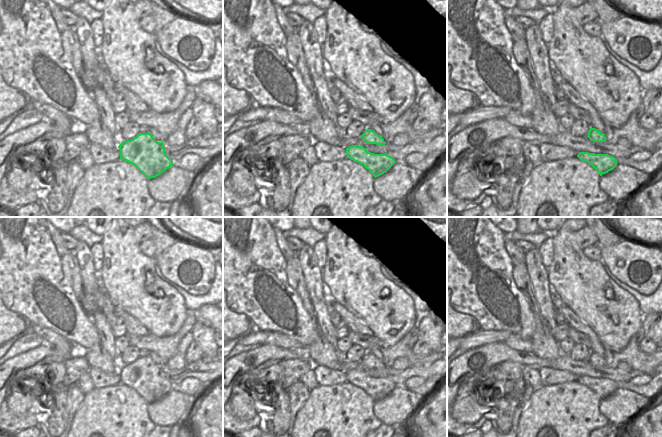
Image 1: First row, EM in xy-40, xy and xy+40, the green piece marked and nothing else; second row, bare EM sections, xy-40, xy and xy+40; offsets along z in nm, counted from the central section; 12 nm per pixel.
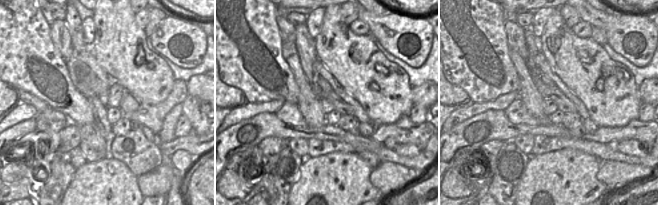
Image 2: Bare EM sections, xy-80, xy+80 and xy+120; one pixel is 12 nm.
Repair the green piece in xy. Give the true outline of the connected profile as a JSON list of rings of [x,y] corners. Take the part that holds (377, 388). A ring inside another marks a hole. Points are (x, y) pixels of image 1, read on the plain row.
[[[357,369],[346,372],[346,379],[363,389],[375,402],[386,397],[396,387],[395,383],[387,378],[374,378]]]

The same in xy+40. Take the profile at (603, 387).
[[[579,376],[577,381],[581,385],[587,386],[602,400],[608,397],[617,390],[617,384],[615,381],[608,378],[595,378],[589,376]]]

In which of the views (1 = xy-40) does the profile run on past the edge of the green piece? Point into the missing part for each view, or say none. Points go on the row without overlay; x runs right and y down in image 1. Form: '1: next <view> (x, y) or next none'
1: next none

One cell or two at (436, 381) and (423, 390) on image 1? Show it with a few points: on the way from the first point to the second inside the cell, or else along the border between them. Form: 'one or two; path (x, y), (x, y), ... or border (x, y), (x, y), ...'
one; path (433, 383), (426, 390)

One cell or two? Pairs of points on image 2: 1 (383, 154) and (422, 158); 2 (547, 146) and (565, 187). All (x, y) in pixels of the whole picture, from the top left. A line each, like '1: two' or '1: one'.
1: one
2: two

